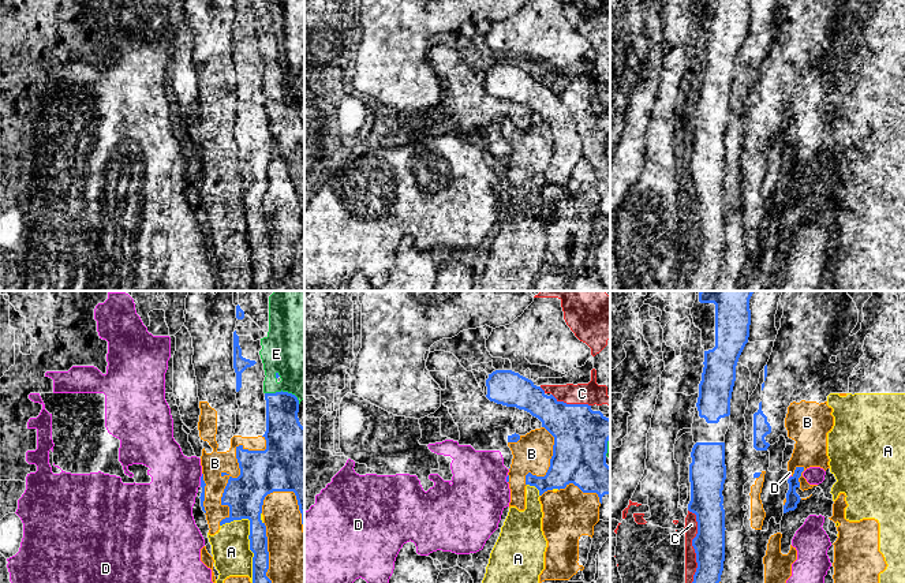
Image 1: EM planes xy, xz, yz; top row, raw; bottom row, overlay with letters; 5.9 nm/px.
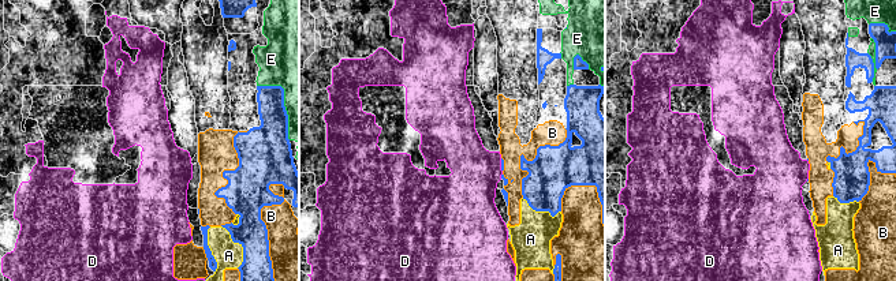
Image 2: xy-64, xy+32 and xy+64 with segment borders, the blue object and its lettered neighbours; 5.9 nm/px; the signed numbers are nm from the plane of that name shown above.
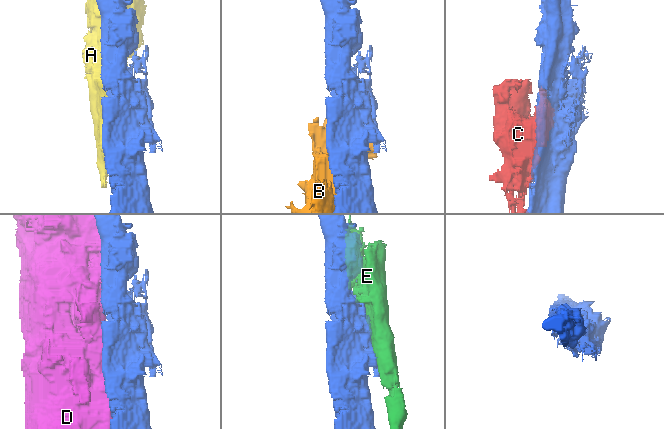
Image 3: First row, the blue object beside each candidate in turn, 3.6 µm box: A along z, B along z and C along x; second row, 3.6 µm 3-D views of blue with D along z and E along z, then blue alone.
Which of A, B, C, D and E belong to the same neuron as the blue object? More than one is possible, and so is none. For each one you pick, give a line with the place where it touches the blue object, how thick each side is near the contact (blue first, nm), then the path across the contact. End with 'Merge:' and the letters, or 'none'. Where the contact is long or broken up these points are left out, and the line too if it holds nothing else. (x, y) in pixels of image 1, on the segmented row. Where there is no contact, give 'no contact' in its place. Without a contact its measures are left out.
Merge: none

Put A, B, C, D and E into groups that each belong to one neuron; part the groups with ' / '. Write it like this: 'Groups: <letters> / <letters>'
Groups: A B / C E / D

